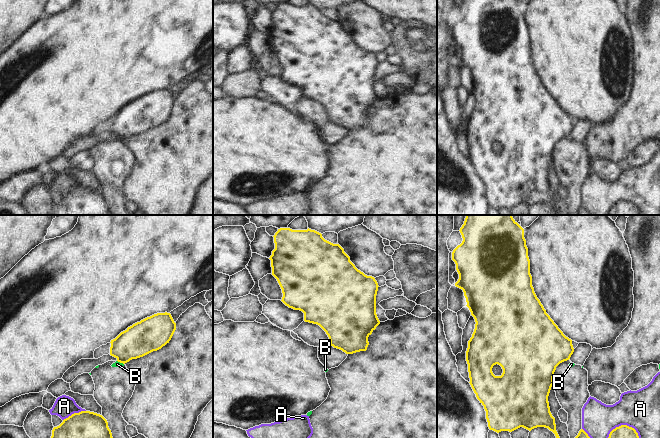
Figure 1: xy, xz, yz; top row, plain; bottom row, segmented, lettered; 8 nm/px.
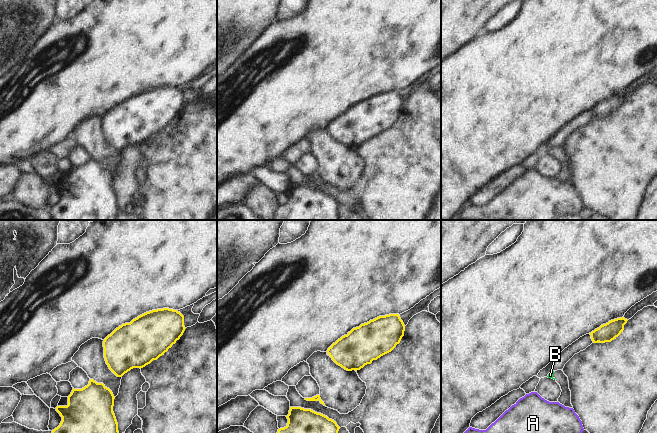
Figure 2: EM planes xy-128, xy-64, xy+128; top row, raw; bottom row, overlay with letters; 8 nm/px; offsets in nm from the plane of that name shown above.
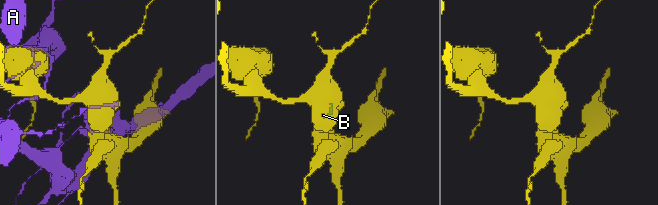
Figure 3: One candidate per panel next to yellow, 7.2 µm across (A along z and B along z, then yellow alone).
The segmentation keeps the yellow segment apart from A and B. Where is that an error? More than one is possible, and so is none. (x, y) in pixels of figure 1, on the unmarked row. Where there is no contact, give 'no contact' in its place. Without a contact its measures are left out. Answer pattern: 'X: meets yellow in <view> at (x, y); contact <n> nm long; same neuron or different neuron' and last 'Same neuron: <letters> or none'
A: meets yellow in xy at (74, 189); contact 200 nm long; different neuron
B: meets yellow in xy at (120, 138); contact 70 nm long; different neuron
Same neuron: none

